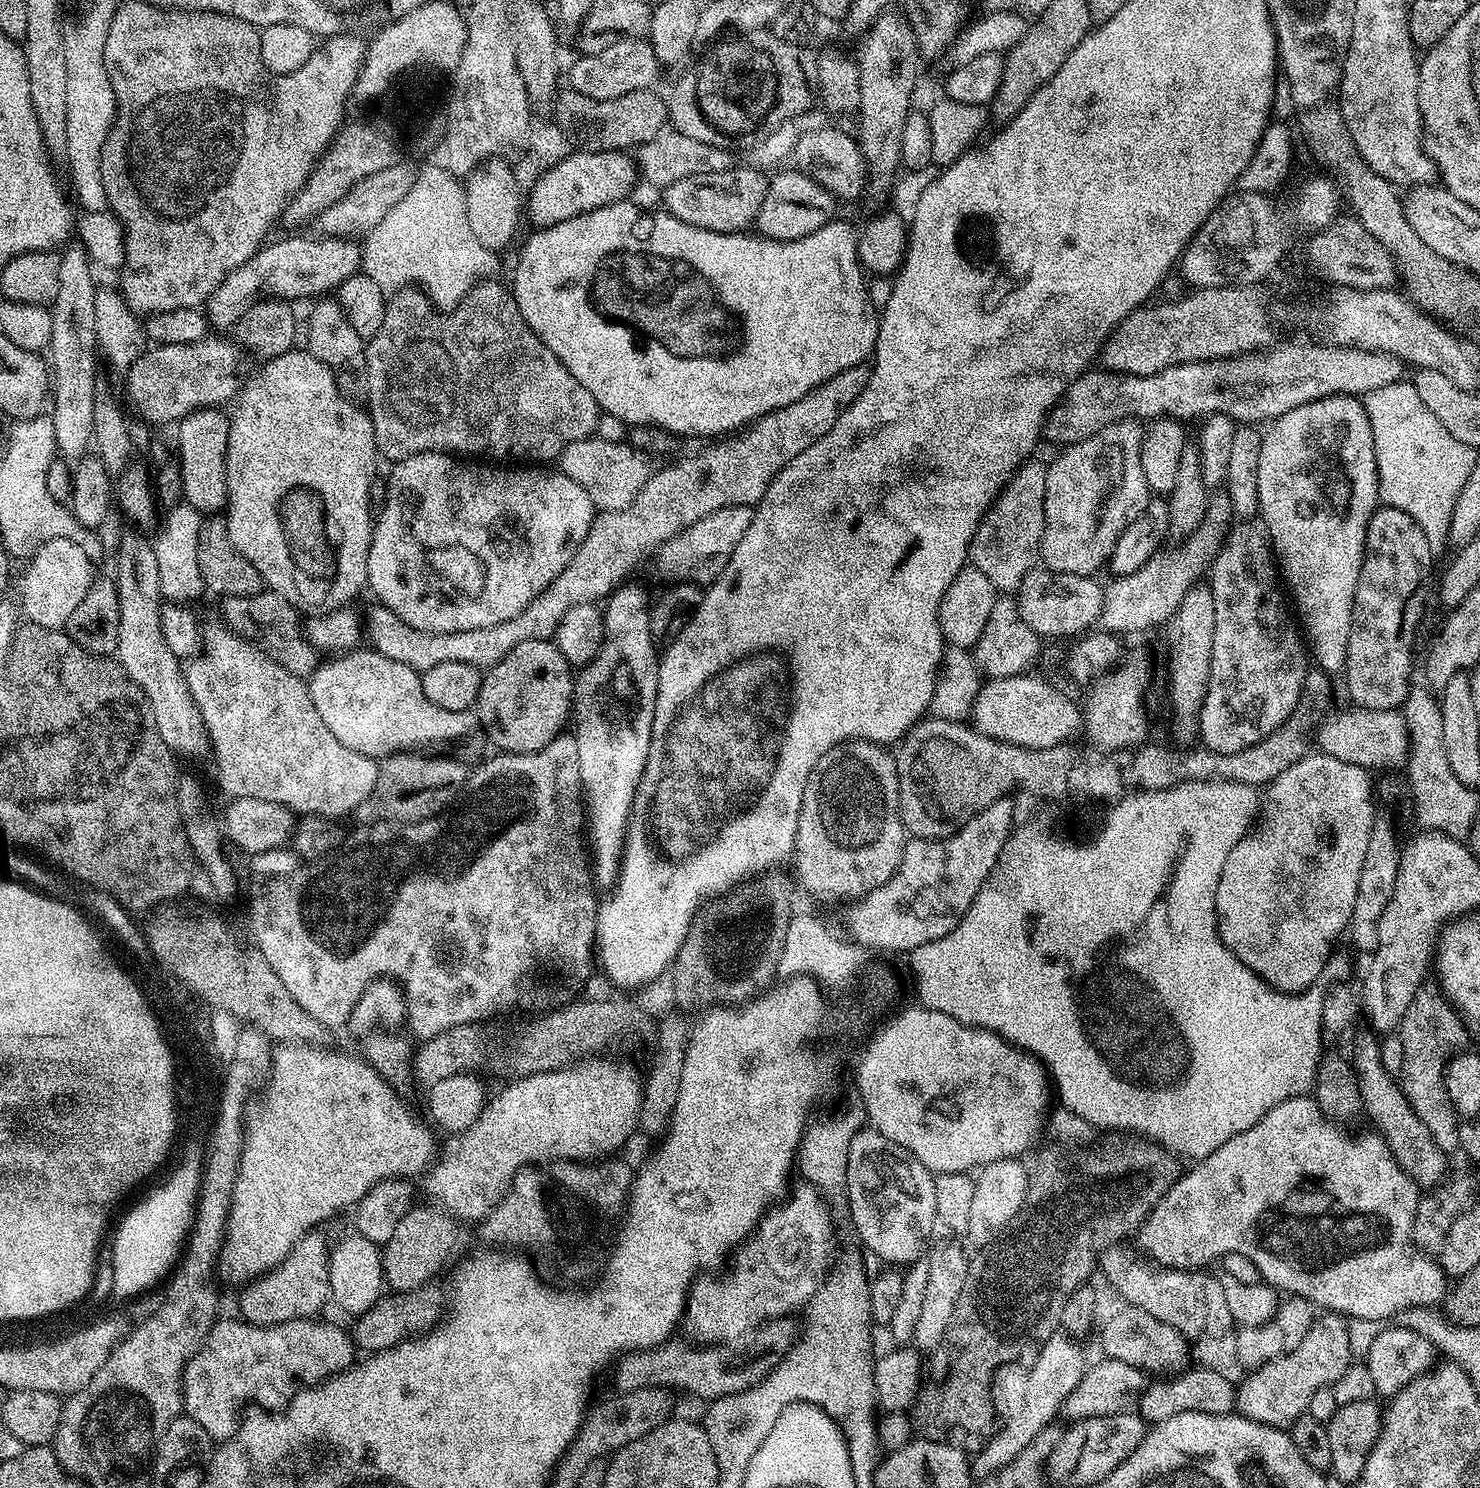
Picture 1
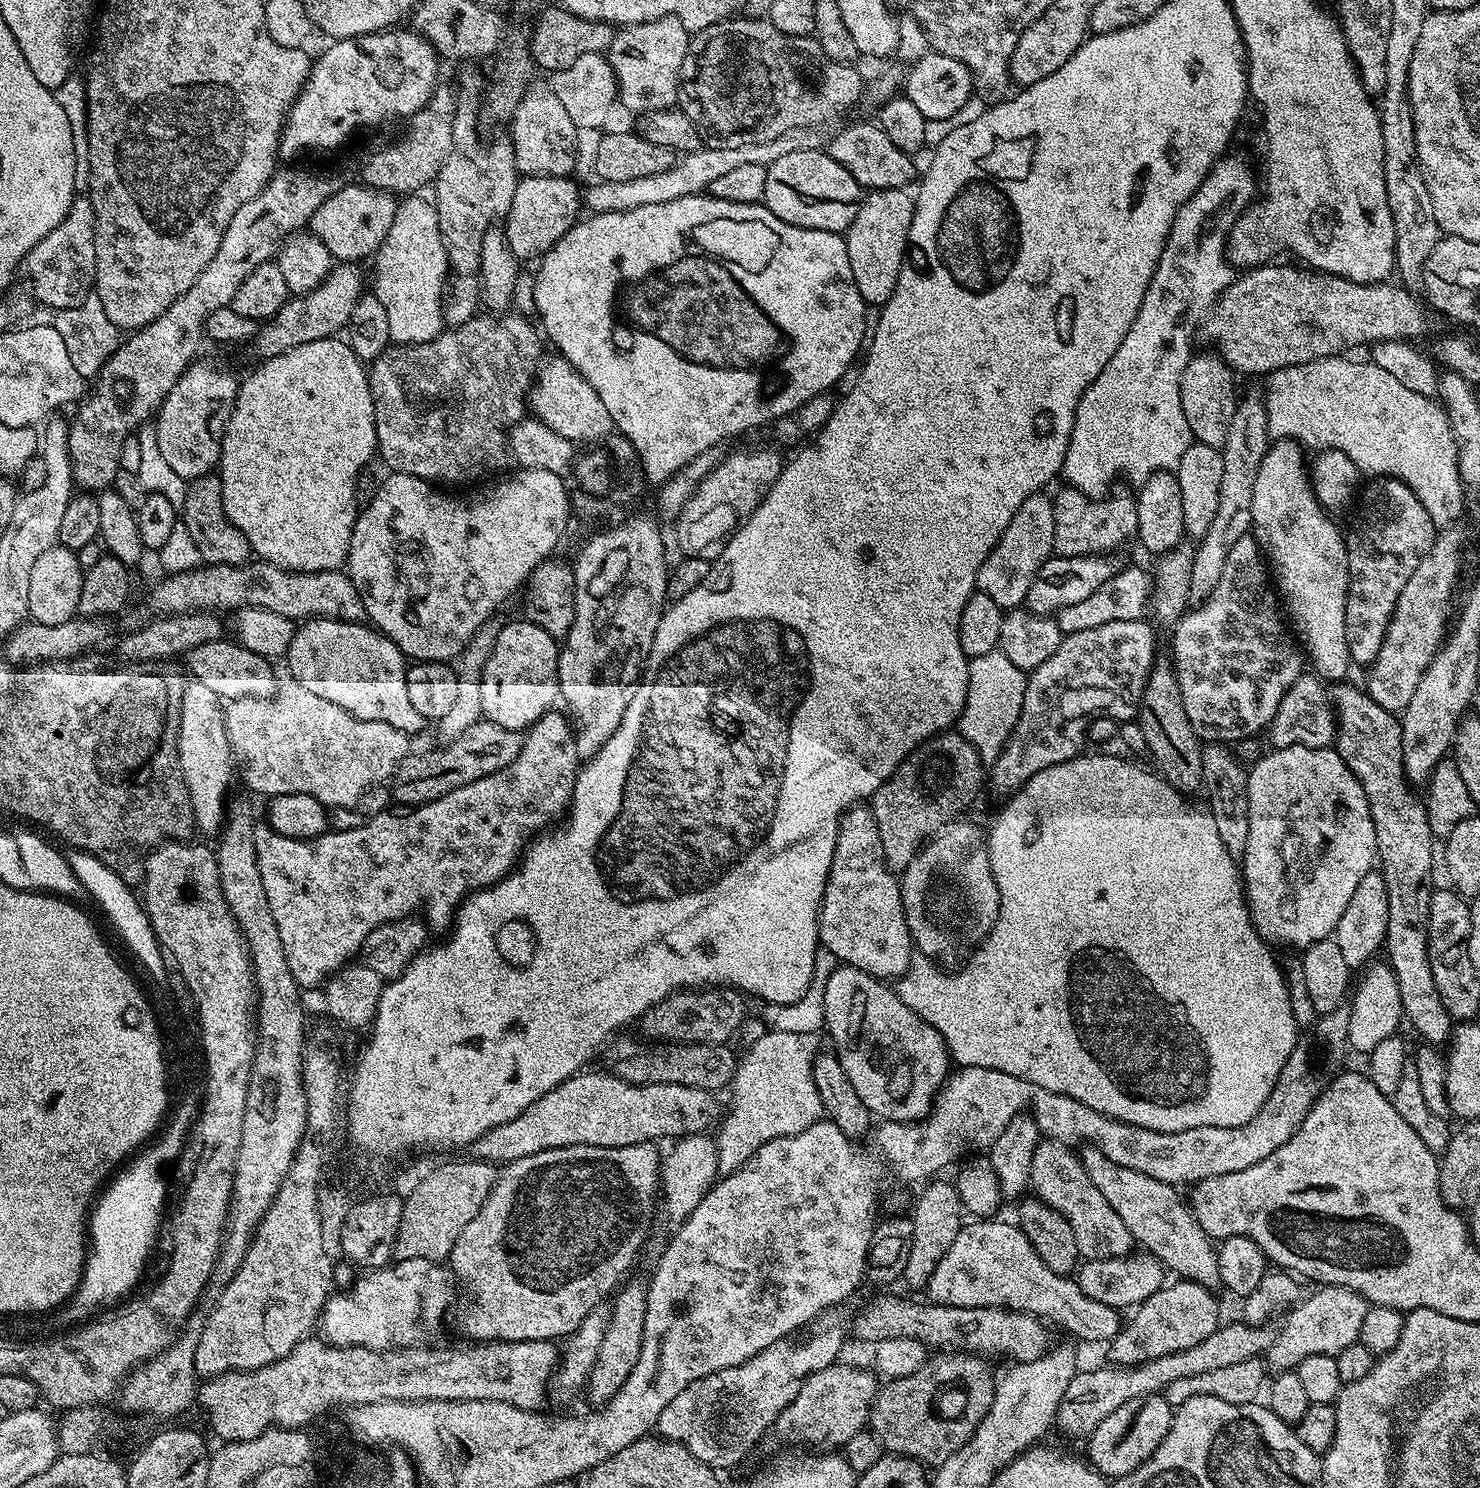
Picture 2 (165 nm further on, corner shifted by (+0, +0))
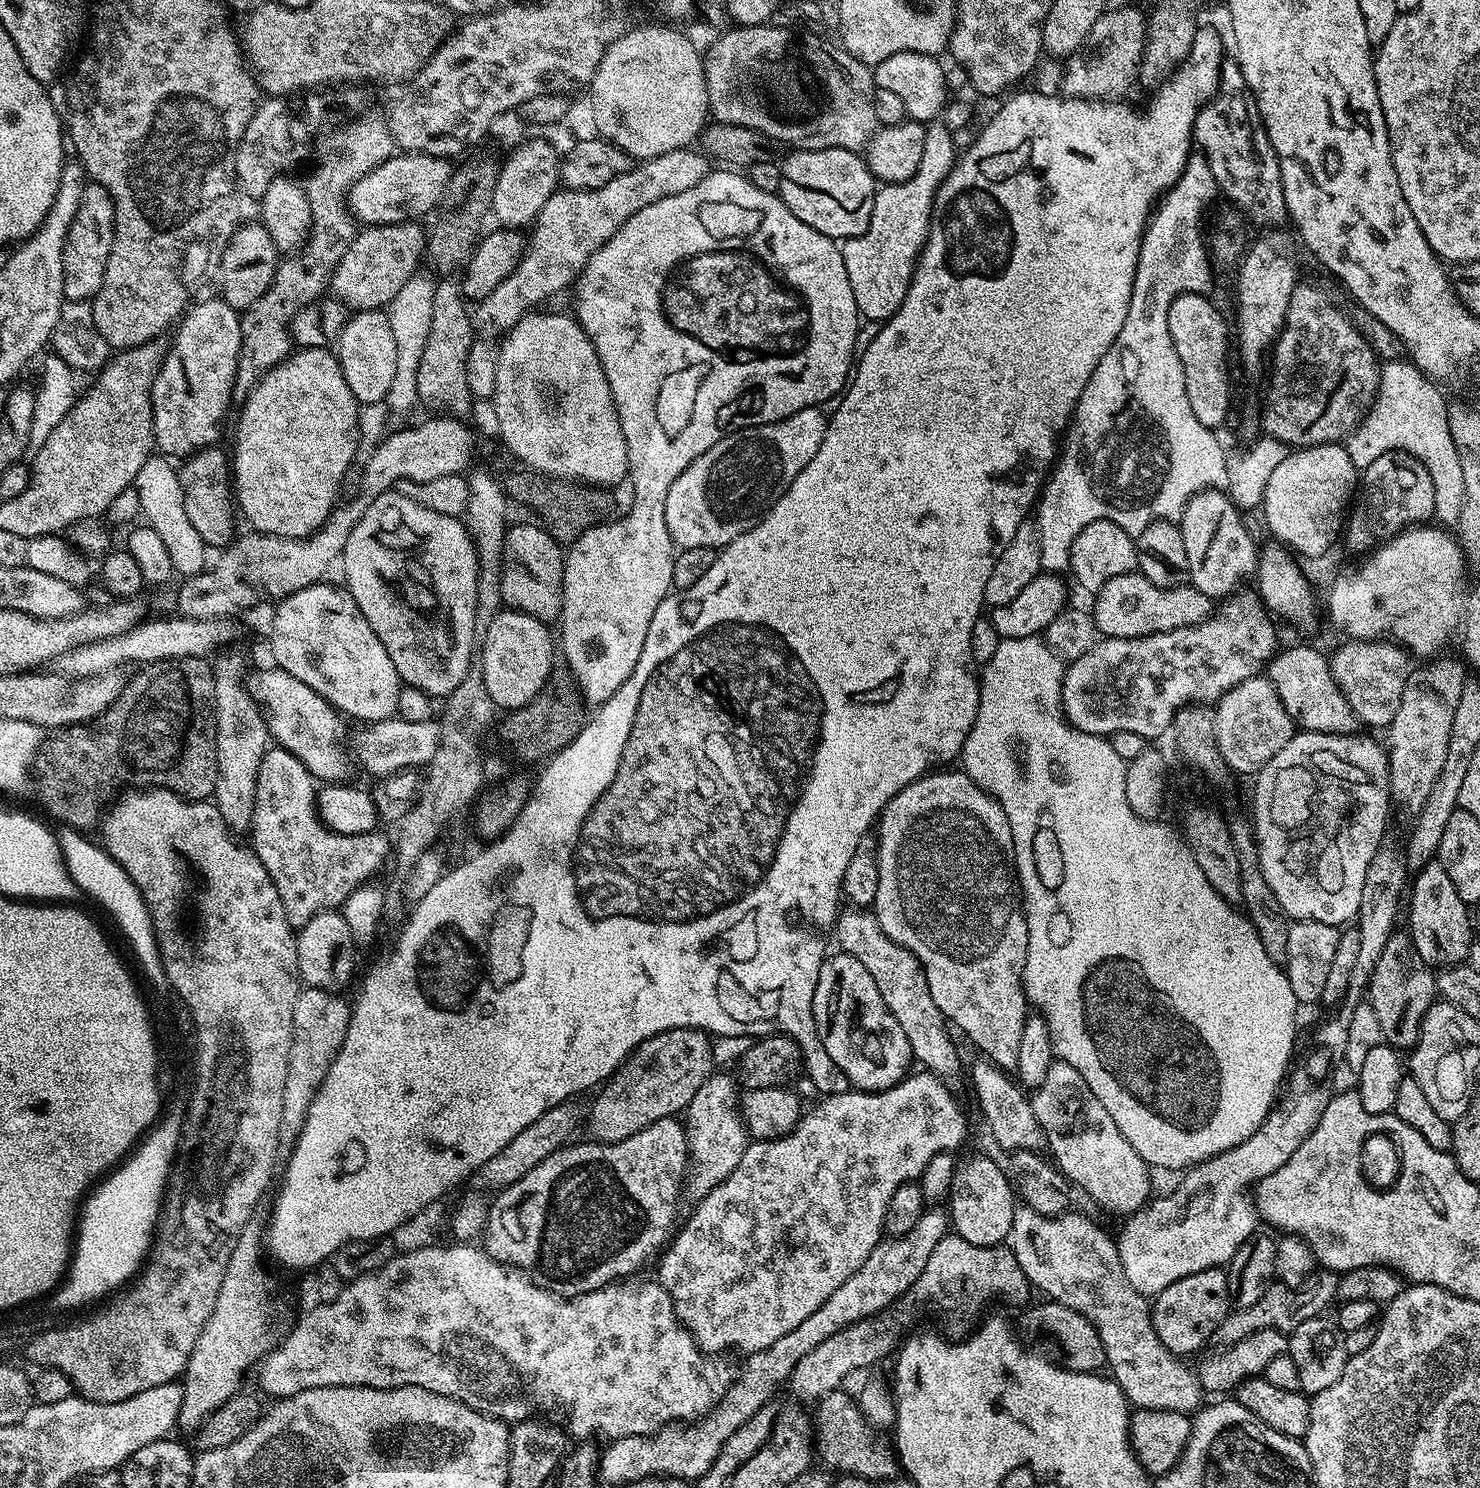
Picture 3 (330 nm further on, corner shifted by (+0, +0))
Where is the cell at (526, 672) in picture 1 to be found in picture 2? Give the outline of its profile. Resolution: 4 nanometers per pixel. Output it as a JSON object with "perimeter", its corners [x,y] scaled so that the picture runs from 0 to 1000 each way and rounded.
{"perimeter":[[[353,415],[344,416],[334,431],[334,437],[325,453],[326,483],[342,491],[356,491],[377,470],[377,430]]]}

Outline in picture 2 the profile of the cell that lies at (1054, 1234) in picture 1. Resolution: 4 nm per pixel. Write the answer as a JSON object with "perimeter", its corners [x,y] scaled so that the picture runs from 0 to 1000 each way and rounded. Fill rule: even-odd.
{"perimeter":[[[643,907],[630,910],[619,923],[614,925],[601,927],[593,935],[592,942],[589,944],[589,950],[586,951],[588,962],[595,968],[595,974],[604,978],[611,978],[625,985],[632,985],[639,983],[642,977],[650,974],[653,969],[659,963],[659,959],[665,955],[665,951],[670,944],[671,928],[668,928],[668,919],[664,913],[656,909],[645,909]],[[651,932],[651,941],[654,944],[632,944],[637,938]]]}

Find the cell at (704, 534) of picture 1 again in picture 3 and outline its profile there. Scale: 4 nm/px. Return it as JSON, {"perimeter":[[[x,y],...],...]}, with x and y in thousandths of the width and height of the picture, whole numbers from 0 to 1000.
{"perimeter":[[[553,274],[539,276],[534,281],[528,281],[522,285],[513,285],[506,288],[499,288],[489,293],[477,305],[469,308],[458,321],[453,327],[453,332],[450,332],[450,356],[453,356],[453,362],[457,369],[483,368],[484,370],[499,362],[506,355],[512,353],[514,349],[520,343],[523,337],[531,332],[534,324],[542,319],[545,310],[553,305],[555,300],[555,294],[559,288],[559,283]]]}

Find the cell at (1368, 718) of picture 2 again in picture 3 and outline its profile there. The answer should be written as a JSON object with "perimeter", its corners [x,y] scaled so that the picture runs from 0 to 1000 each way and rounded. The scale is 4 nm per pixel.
{"perimeter":[[[878,433],[876,435],[870,435],[863,438],[855,450],[855,456],[859,459],[861,464],[864,464],[864,469],[866,469],[866,474],[869,474],[869,480],[872,480],[873,486],[876,490],[882,492],[893,492],[893,493],[901,493],[907,495],[917,491],[918,485],[912,472],[905,465],[905,462],[900,455],[900,447],[897,440],[894,441],[889,435],[883,435]]]}

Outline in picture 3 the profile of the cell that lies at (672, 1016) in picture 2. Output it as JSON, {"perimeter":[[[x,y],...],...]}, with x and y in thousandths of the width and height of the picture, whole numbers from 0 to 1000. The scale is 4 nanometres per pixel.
{"perimeter":[[[456,691],[434,700],[421,716],[416,718],[416,722],[402,735],[403,740],[397,747],[397,765],[401,769],[420,767],[426,765],[426,762],[431,762],[431,759],[439,757],[439,754],[445,754],[445,751],[456,751],[461,748],[469,735],[472,735],[474,727],[477,727],[482,722],[481,701],[482,697],[473,691]]]}

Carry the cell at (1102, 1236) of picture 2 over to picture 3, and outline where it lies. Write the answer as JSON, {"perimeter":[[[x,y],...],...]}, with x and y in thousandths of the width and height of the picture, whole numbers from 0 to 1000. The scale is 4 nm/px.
{"perimeter":[[[662,711],[657,718],[658,737],[665,749],[666,755],[669,757],[669,761],[674,769],[680,772],[680,774],[688,772],[703,774],[707,770],[706,763],[705,760],[701,757],[701,751],[699,751],[697,740],[694,735],[680,723],[682,722],[679,718],[667,711]]]}

